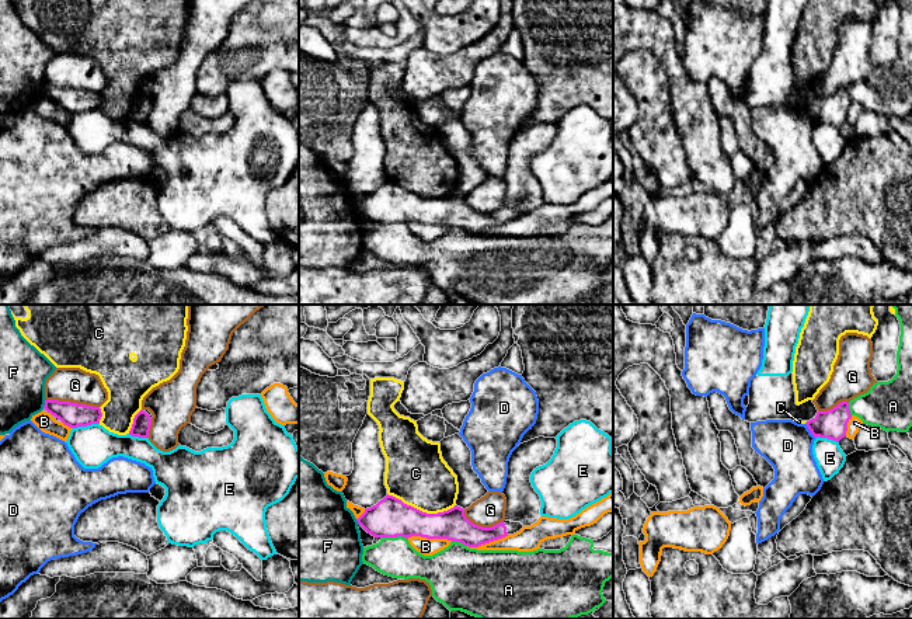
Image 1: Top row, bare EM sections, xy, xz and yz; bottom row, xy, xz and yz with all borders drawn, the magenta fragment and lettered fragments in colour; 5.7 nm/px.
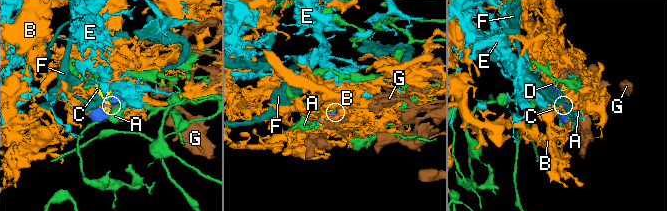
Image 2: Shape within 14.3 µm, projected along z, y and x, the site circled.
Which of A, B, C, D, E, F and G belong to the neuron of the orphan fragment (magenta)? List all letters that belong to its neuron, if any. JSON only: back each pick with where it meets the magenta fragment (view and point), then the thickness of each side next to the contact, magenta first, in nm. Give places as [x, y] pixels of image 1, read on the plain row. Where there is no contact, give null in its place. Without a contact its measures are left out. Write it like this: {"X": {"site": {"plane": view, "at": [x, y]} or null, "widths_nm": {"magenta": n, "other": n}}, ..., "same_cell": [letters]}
{"same_cell": []}

